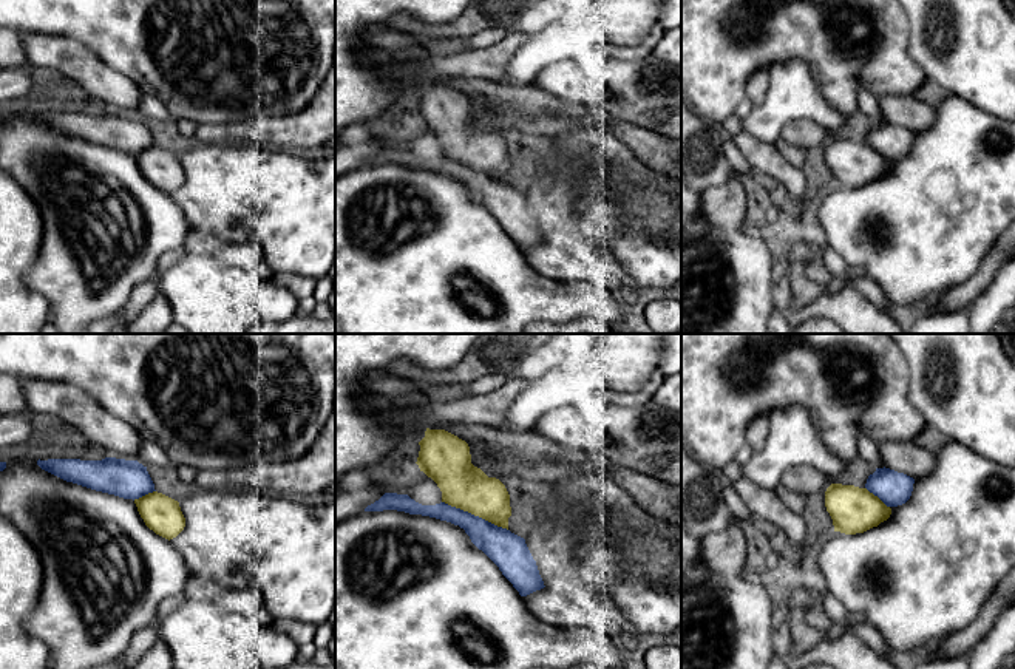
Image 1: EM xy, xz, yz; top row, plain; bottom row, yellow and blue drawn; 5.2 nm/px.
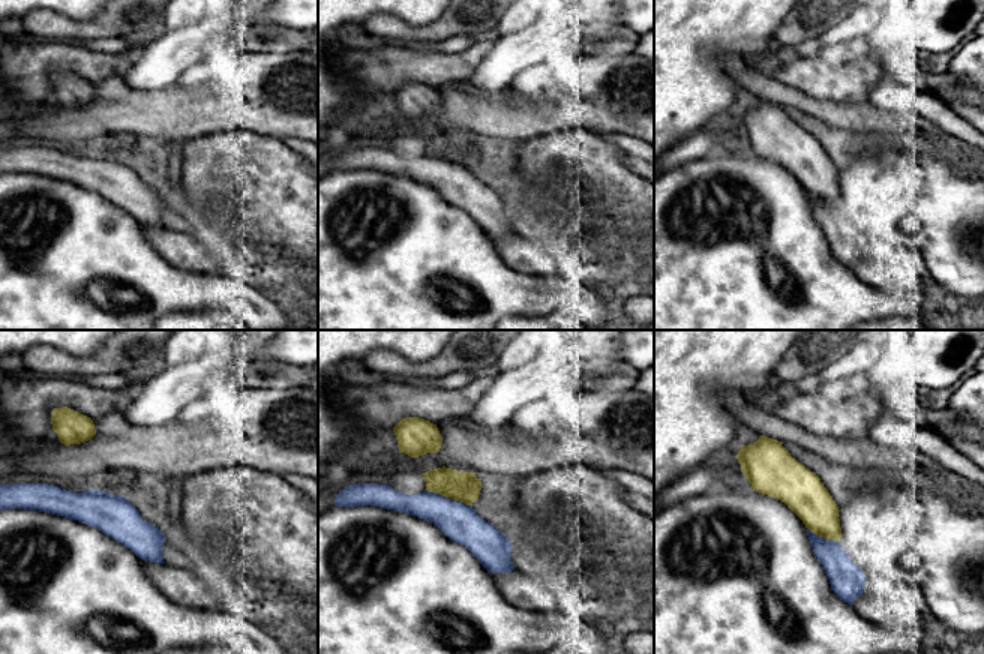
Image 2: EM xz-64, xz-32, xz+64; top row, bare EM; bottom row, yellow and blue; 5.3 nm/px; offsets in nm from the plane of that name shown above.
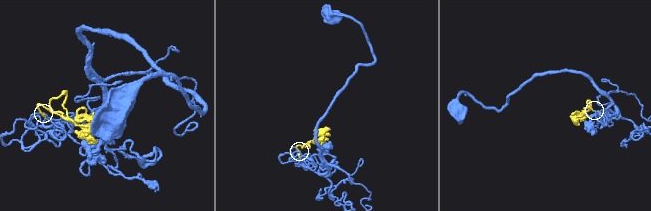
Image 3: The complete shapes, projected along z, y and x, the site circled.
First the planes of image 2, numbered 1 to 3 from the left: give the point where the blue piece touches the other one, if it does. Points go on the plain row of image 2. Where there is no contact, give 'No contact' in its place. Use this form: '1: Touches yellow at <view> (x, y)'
1: No contact
2: Touches yellow at xz-32 (449, 161)
3: Touches yellow at xz+64 (822, 200)

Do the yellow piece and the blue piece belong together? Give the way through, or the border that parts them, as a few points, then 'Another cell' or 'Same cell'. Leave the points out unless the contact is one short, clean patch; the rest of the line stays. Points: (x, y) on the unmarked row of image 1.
Same cell

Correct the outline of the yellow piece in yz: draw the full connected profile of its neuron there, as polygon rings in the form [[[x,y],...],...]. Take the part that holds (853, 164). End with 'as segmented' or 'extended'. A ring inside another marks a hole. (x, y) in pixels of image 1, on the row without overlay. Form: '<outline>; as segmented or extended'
[[[876,122],[864,142],[831,138],[825,145],[825,161],[834,185],[864,187],[887,175],[891,162],[905,158],[915,133],[890,122]]]; extended

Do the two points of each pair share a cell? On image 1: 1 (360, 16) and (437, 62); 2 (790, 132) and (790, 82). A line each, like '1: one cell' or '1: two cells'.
1: two cells
2: two cells

